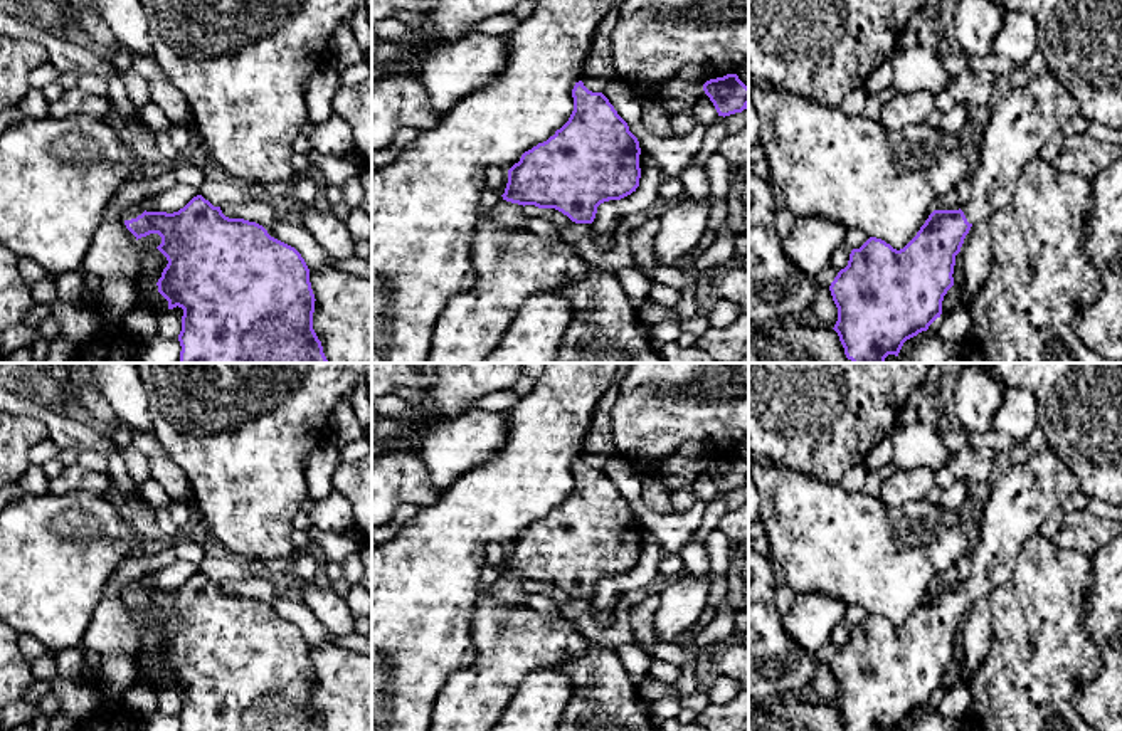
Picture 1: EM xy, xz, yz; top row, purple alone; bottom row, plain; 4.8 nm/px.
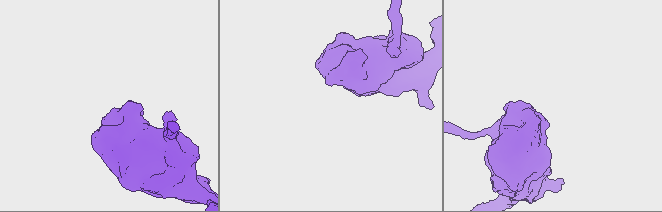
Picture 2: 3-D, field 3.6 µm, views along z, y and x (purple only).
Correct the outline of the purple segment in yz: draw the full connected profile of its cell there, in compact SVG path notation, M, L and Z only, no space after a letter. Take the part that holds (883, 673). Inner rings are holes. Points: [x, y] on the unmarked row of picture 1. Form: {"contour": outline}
{"contour": "M1048 445L1024 464L996 471L989 484L991 494L979 518L979 543L969 555L969 578L959 586L934 586L900 627L870 613L860 625L851 627L848 642L831 659L829 667L838 684L833 706L844 731L898 731L907 716L927 707L940 694L944 672L954 662L955 632L971 603L1011 578L1026 541L1040 531L1060 502L1080 487L1077 476Z"}

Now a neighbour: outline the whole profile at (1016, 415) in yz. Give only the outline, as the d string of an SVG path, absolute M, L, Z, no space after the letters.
M1004 388L992 417L992 430L1024 442L1038 423L1038 410L1038 402L1028 388Z

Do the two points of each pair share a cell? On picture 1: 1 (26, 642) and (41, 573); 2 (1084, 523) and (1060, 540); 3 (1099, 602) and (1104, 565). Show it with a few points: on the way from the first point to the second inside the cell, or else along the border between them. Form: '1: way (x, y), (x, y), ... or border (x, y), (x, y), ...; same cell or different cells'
1: border (19, 632), (37, 637), (49, 649); different cells
2: way (1079, 528), (1065, 538); same cell
3: way (1104, 594), (1104, 573); same cell

